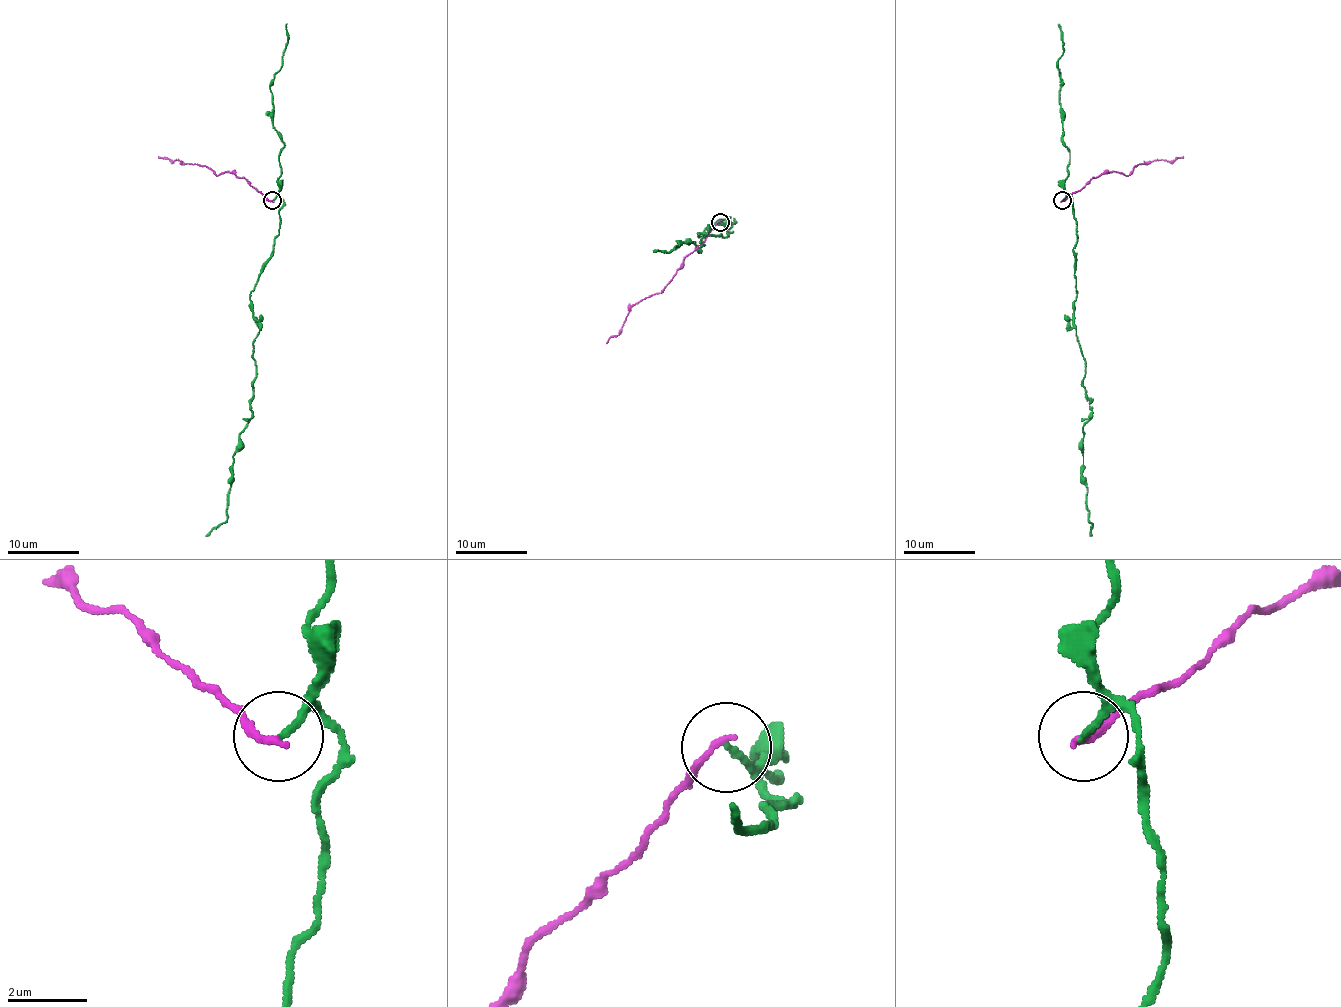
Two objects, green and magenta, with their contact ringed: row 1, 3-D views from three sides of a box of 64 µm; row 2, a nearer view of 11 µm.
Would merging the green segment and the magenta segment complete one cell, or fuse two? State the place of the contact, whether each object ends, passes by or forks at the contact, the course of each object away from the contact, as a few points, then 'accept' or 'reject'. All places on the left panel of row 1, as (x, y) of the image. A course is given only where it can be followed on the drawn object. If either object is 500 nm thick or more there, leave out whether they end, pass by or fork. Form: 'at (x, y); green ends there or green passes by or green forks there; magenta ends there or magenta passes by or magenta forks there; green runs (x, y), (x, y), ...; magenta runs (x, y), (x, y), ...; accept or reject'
at (272, 200); green ends there; magenta ends there; green runs (271, 200), (282, 200), (273, 256), (250, 297), (259, 335), (251, 418), (232, 467), (226, 519), (205, 535); magenta runs (271, 200), (233, 173), (226, 171), (215, 174), (205, 165), (158, 156); reject

